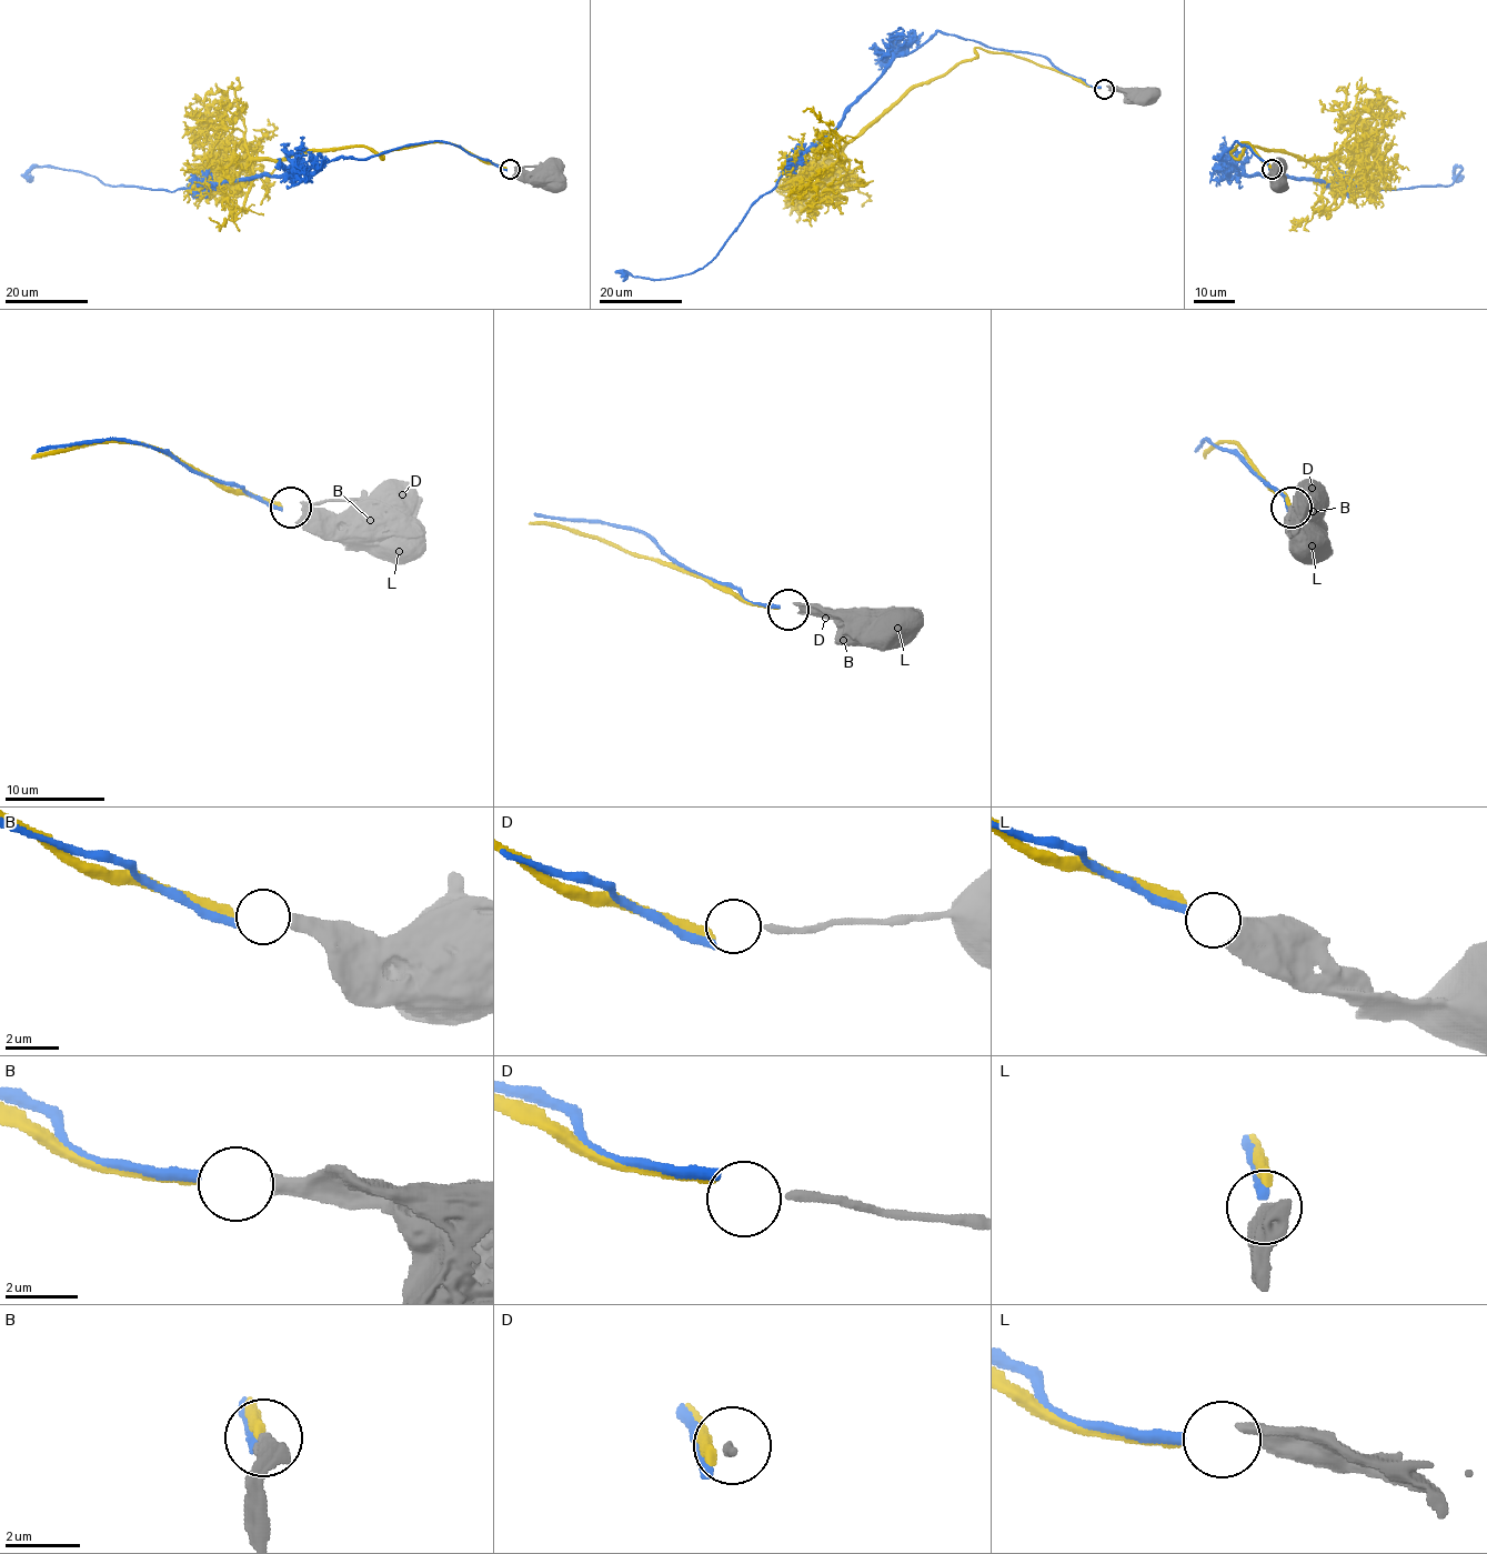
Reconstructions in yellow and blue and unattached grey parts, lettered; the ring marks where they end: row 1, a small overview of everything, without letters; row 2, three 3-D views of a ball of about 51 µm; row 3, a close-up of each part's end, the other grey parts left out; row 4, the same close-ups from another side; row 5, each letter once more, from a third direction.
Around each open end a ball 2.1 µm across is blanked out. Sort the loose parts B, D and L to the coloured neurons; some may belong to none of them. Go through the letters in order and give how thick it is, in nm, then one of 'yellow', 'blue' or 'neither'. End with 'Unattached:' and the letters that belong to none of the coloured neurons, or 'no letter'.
B: calibre 480 nm; yellow
D: calibre 280 nm; neither
L: calibre 550 nm; blue
Unattached: D

